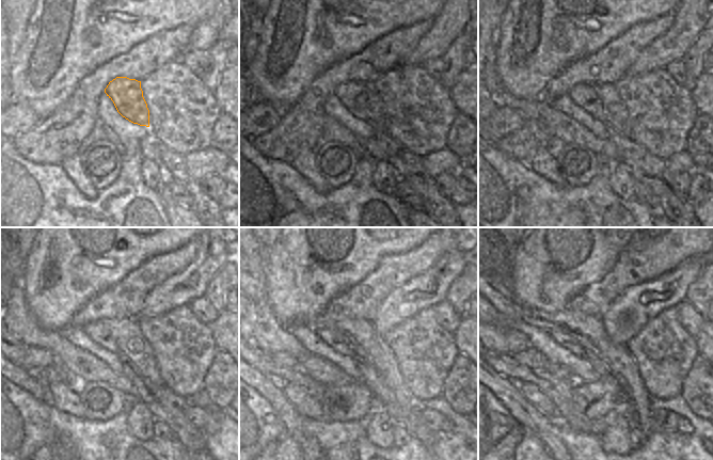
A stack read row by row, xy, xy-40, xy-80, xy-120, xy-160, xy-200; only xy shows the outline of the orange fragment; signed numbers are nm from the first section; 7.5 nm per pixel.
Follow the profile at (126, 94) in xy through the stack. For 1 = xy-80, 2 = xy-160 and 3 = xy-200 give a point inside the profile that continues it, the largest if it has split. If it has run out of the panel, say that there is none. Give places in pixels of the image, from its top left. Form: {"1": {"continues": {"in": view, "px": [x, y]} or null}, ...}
{"1": {"continues": {"in": "xy-80", "px": [584, 95]}}, "2": {"continues": {"in": "xy-160", "px": [334, 338]}}, "3": {"continues": {"in": "xy-200", "px": [561, 337]}}}

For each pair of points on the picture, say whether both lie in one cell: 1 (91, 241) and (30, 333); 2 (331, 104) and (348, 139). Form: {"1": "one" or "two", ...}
{"1": "two", "2": "two"}

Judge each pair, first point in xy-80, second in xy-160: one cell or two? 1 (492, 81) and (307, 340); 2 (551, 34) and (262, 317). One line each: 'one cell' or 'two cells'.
1: two cells
2: two cells

